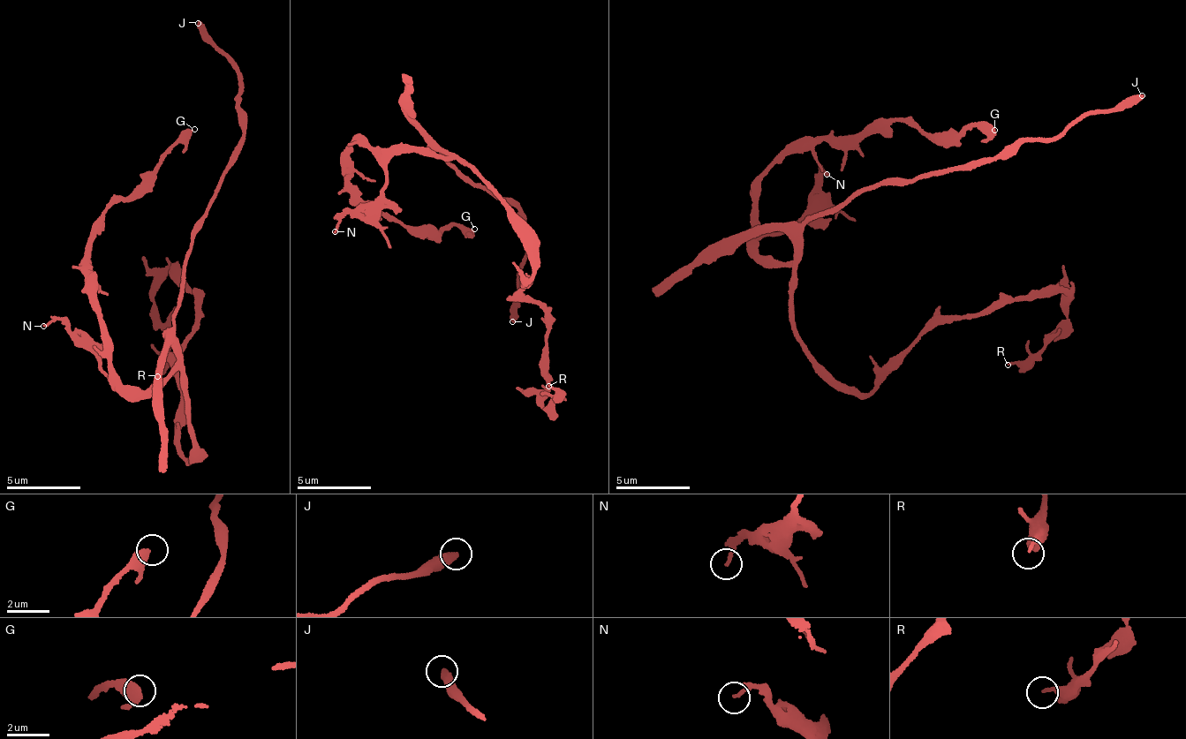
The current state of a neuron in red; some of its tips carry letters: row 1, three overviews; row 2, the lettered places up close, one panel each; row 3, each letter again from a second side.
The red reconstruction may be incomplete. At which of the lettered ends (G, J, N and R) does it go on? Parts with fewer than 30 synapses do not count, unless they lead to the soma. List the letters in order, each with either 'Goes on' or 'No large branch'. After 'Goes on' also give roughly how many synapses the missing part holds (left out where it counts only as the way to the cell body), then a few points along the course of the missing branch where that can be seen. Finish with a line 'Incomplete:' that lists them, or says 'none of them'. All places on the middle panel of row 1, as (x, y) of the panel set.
G: No large branch
J: Goes on. Roughly 180 synapses
N: No large branch
R: No large branch
Incomplete: J

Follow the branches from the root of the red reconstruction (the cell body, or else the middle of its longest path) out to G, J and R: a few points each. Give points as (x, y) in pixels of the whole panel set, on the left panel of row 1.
G: (186, 413), (186, 381), (175, 372), (143, 390), (117, 376), (82, 264), (105, 210), (148, 189), (194, 129)
J: (186, 413), (186, 374), (173, 322), (181, 273), (245, 128), (237, 115), (237, 71), (198, 23)
R: (186, 413), (189, 459), (175, 424), (174, 367), (196, 302), (173, 269), (155, 290), (170, 346), (157, 376)

